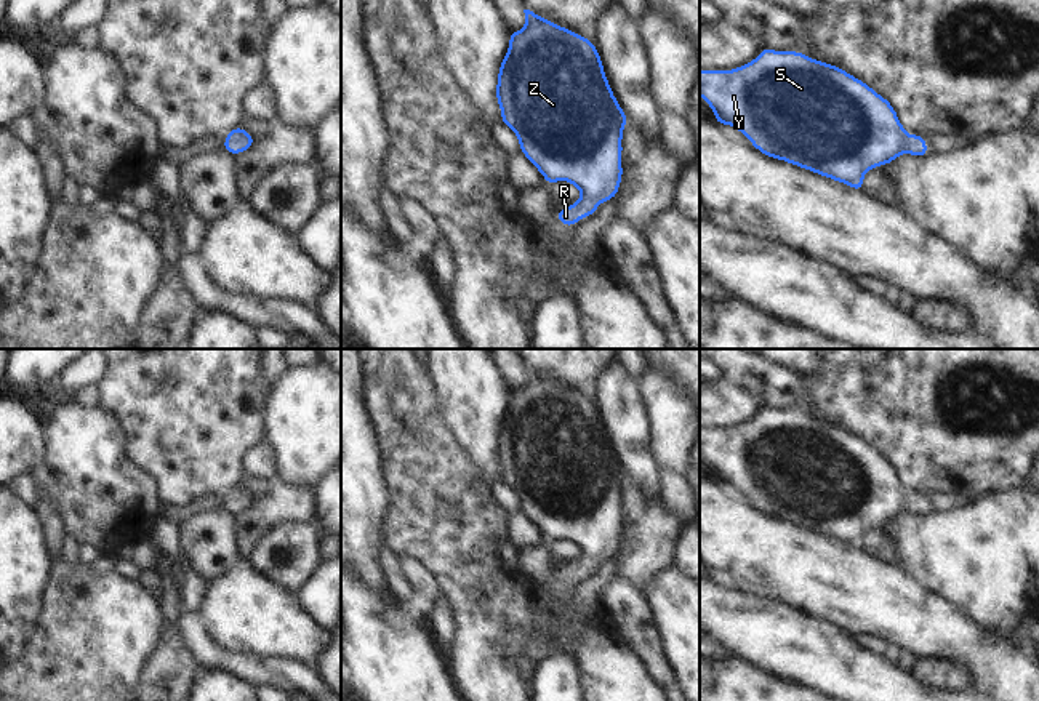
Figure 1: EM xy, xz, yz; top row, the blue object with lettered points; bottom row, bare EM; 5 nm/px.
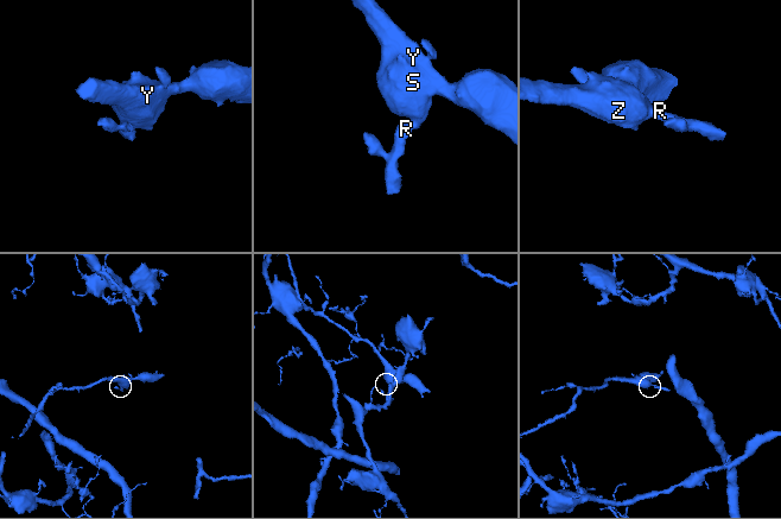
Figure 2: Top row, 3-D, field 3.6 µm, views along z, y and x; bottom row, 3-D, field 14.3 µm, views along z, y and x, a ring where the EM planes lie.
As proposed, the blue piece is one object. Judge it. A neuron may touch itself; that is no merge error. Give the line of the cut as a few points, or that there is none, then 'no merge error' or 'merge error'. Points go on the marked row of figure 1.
no cut | no merge error

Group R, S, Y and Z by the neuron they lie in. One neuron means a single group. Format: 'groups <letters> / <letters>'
groups R S Y Z

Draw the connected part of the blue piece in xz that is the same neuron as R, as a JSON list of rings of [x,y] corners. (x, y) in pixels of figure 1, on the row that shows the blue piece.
[[[530,10],[525,26],[509,34],[509,48],[496,80],[496,104],[501,122],[509,126],[524,154],[543,174],[546,184],[567,181],[581,192],[581,200],[554,214],[572,227],[618,195],[623,181],[623,130],[628,115],[607,80],[602,58],[592,40],[565,29]]]

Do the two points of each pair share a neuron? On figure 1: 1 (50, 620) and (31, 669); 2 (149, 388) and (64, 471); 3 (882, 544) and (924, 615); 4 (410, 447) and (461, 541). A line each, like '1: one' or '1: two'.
1: one
2: two
3: two
4: one

